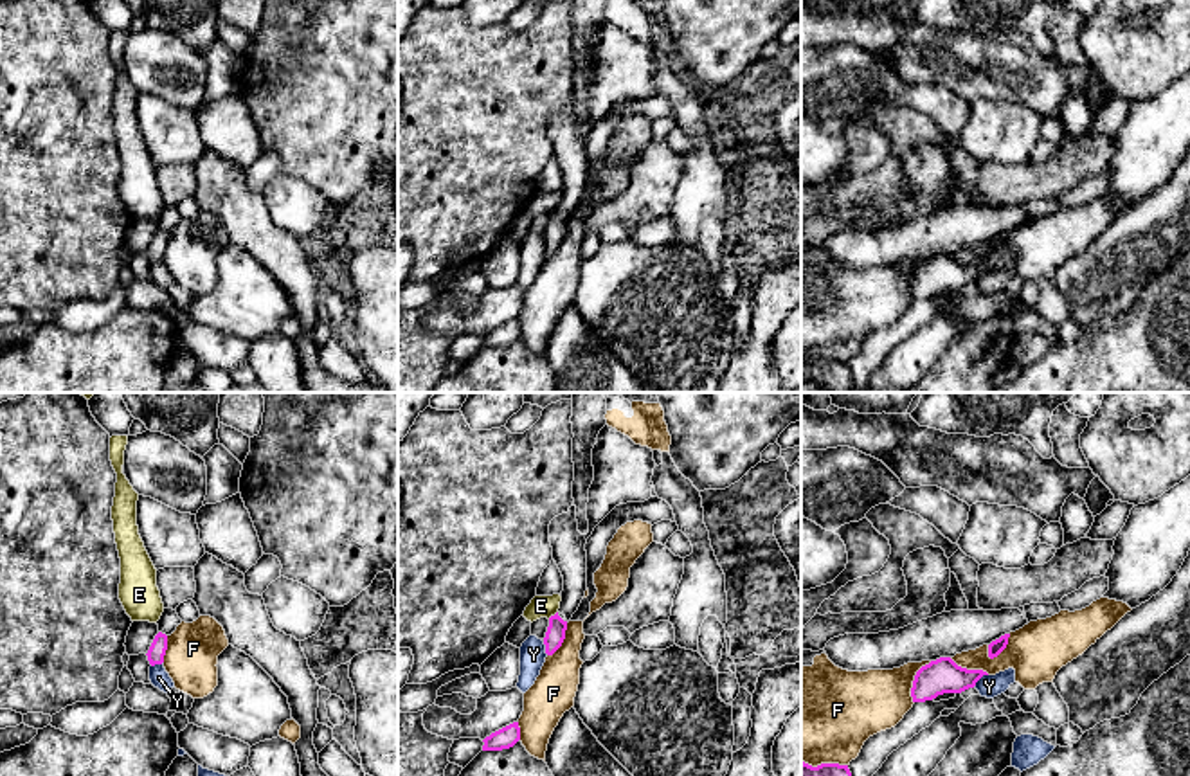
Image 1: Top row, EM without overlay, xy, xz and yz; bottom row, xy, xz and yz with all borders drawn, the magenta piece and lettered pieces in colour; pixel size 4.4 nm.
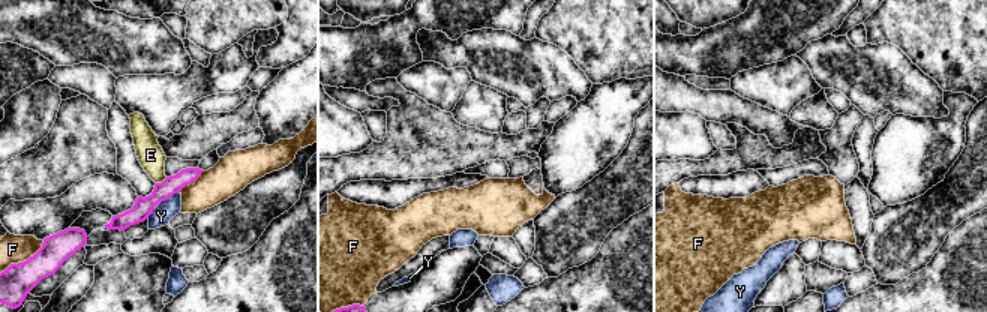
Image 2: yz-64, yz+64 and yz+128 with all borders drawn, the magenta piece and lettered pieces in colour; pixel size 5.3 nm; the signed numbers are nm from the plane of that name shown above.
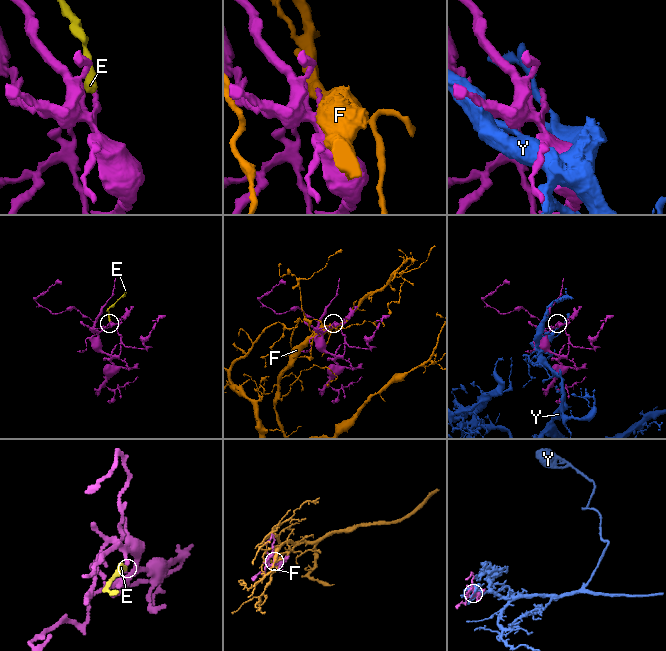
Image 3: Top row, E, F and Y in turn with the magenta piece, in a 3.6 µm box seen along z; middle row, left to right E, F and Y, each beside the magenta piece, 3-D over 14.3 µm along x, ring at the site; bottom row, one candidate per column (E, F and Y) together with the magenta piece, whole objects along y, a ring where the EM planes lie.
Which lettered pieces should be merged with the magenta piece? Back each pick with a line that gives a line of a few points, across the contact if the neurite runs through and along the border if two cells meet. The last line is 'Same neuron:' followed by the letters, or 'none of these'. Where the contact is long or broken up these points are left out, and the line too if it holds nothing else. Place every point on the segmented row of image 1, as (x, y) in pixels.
Same neuron: none of these

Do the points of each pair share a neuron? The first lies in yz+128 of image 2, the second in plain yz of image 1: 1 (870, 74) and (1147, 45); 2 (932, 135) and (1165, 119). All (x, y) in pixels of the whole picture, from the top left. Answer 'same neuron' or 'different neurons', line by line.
1: different neurons
2: same neuron

